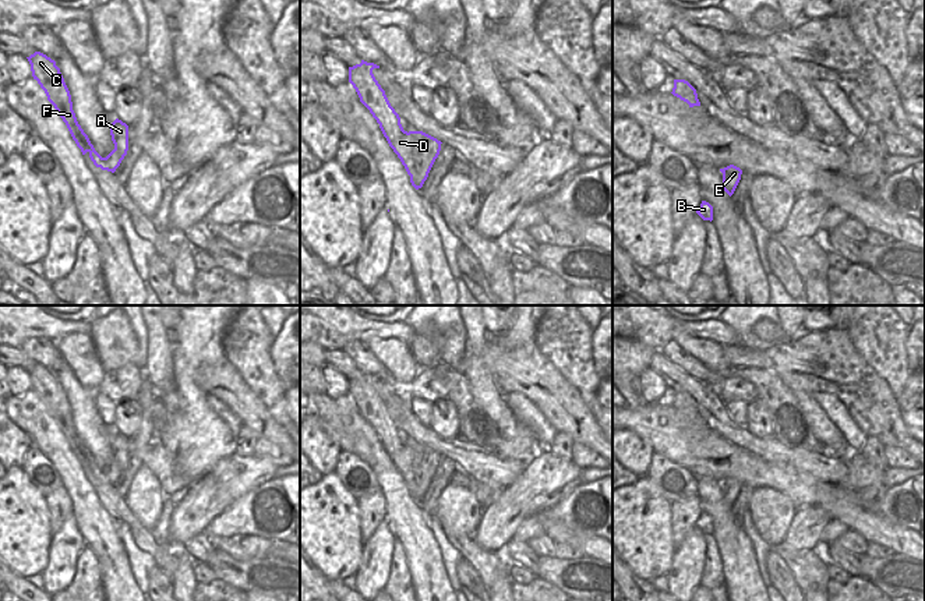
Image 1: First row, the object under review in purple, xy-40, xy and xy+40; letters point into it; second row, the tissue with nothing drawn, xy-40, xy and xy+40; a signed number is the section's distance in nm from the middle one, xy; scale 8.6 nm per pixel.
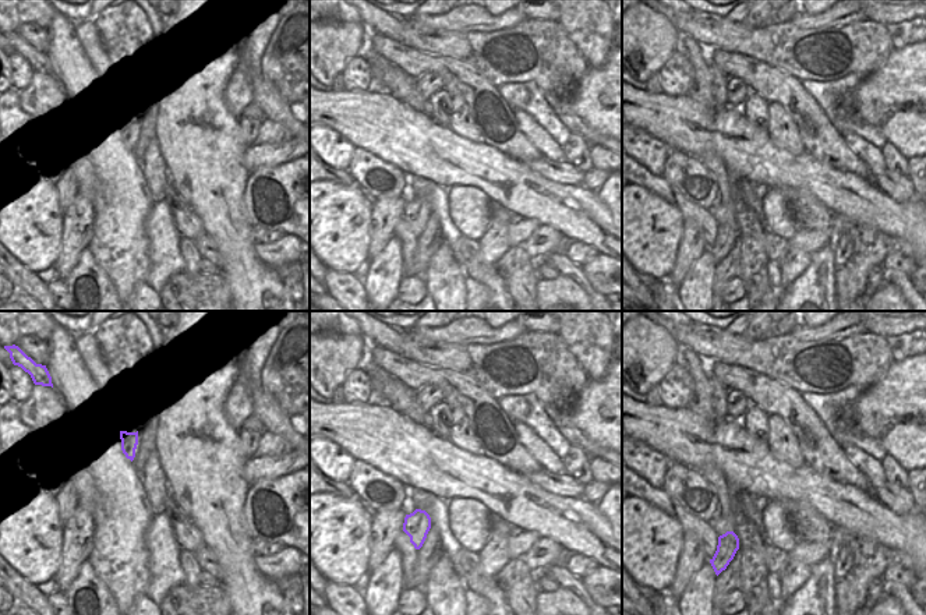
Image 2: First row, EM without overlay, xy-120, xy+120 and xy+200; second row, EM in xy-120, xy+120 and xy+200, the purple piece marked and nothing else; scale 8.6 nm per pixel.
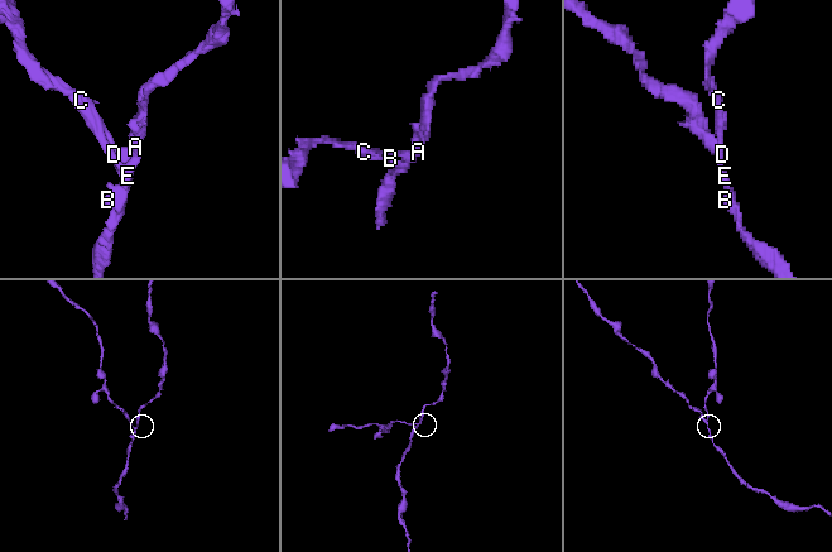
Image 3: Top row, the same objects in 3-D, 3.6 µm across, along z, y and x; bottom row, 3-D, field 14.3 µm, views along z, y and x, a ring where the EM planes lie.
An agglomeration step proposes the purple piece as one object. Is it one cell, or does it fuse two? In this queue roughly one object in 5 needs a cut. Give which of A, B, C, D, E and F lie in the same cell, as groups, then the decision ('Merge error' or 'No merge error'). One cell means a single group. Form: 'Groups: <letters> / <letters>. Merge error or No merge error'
Groups: A B E / C D F. Merge error

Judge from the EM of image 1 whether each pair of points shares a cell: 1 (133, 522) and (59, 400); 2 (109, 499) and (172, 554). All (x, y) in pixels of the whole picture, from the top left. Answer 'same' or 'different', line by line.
1: same
2: same

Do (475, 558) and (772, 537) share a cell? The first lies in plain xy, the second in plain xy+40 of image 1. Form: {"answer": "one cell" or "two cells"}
{"answer": "two cells"}

